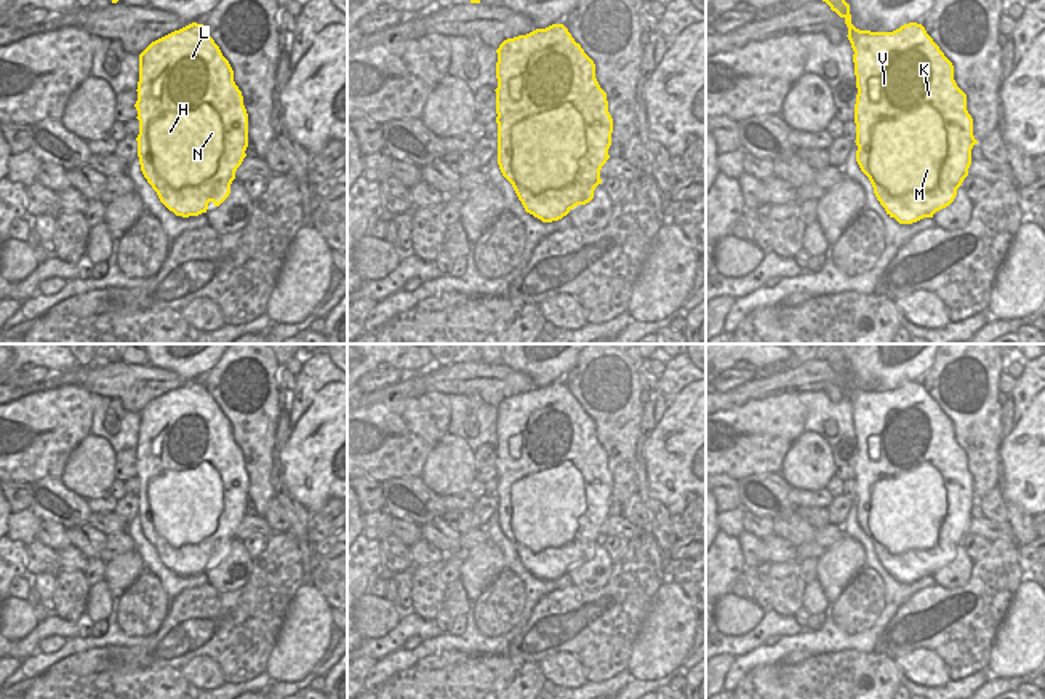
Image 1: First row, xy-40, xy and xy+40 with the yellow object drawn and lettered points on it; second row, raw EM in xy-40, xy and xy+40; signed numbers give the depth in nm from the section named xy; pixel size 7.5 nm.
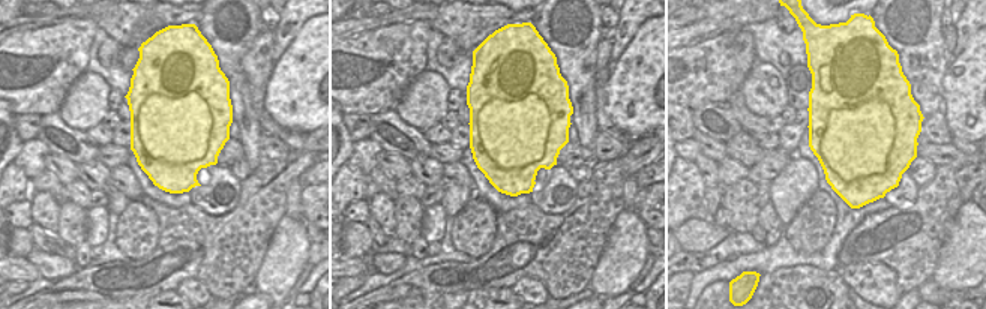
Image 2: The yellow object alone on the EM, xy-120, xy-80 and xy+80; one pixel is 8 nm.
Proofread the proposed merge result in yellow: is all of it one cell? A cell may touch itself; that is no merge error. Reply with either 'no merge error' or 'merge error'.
no merge error

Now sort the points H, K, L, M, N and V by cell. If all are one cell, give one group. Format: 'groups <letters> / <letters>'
groups H K L M N V

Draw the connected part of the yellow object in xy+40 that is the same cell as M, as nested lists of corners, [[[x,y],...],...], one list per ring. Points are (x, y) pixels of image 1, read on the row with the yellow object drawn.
[[[823,0],[845,19],[848,40],[855,51],[856,75],[856,162],[869,178],[874,194],[890,218],[899,224],[912,224],[949,206],[957,189],[968,176],[971,149],[978,141],[973,136],[973,118],[967,110],[967,94],[954,80],[954,66],[917,22],[901,26],[893,32],[859,30],[851,24],[850,5],[845,0]]]

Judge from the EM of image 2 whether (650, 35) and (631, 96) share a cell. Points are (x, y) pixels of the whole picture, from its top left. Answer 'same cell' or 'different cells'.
same cell

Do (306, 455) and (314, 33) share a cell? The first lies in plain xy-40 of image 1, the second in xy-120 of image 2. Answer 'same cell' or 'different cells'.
same cell

